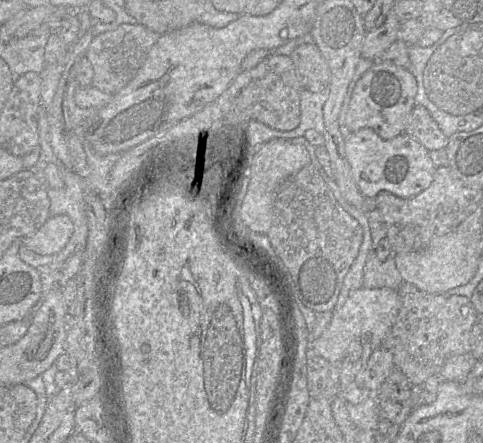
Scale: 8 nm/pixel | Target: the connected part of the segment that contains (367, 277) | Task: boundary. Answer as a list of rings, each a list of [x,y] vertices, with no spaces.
[[[369,252],[363,274],[363,287],[390,287],[398,289],[403,282],[394,258],[387,257],[385,261],[377,259],[375,252]]]

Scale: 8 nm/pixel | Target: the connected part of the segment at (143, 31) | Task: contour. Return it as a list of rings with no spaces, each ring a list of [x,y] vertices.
[[[122,23],[114,30],[93,37],[85,52],[93,67],[91,86],[104,93],[117,93],[131,81],[160,36],[161,34],[141,24]]]

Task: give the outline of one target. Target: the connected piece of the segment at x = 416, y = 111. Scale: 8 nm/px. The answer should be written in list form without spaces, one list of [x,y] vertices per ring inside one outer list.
[[[423,106],[414,107],[405,132],[420,142],[428,151],[445,148],[449,141]]]

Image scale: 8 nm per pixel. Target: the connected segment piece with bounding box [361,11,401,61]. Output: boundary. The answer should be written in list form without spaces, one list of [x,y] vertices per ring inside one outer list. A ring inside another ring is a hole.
[[[391,11],[383,25],[366,33],[362,44],[361,57],[373,61],[378,59],[382,52],[398,40],[400,25],[401,22],[398,17],[394,11]]]

